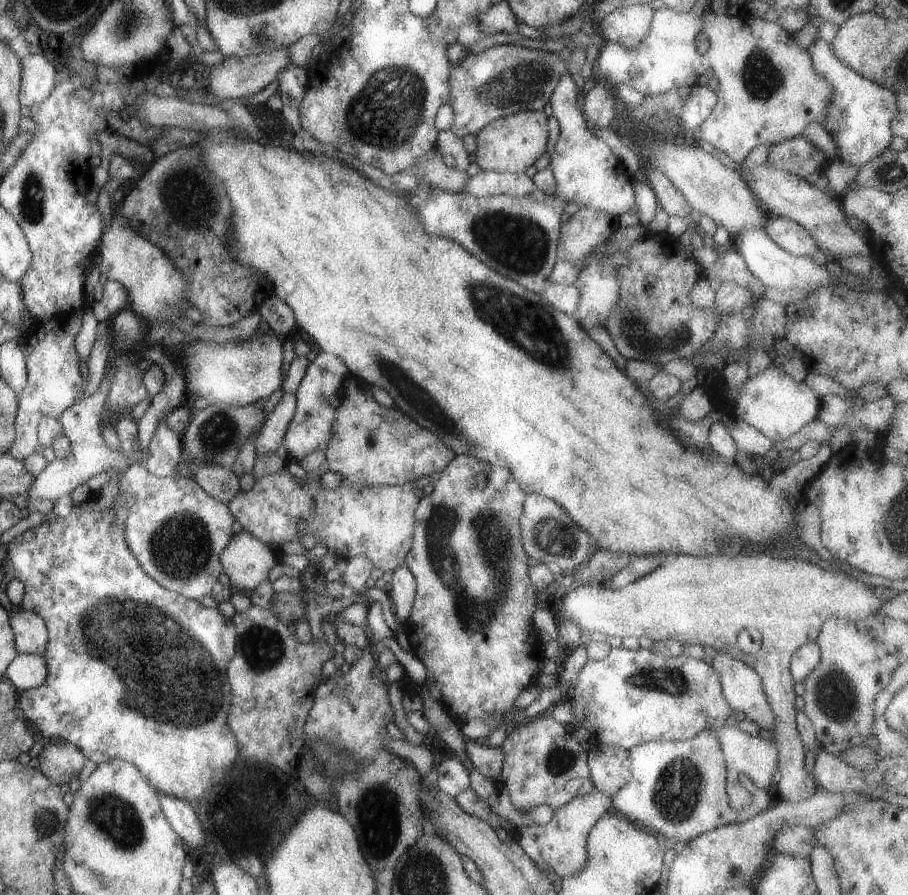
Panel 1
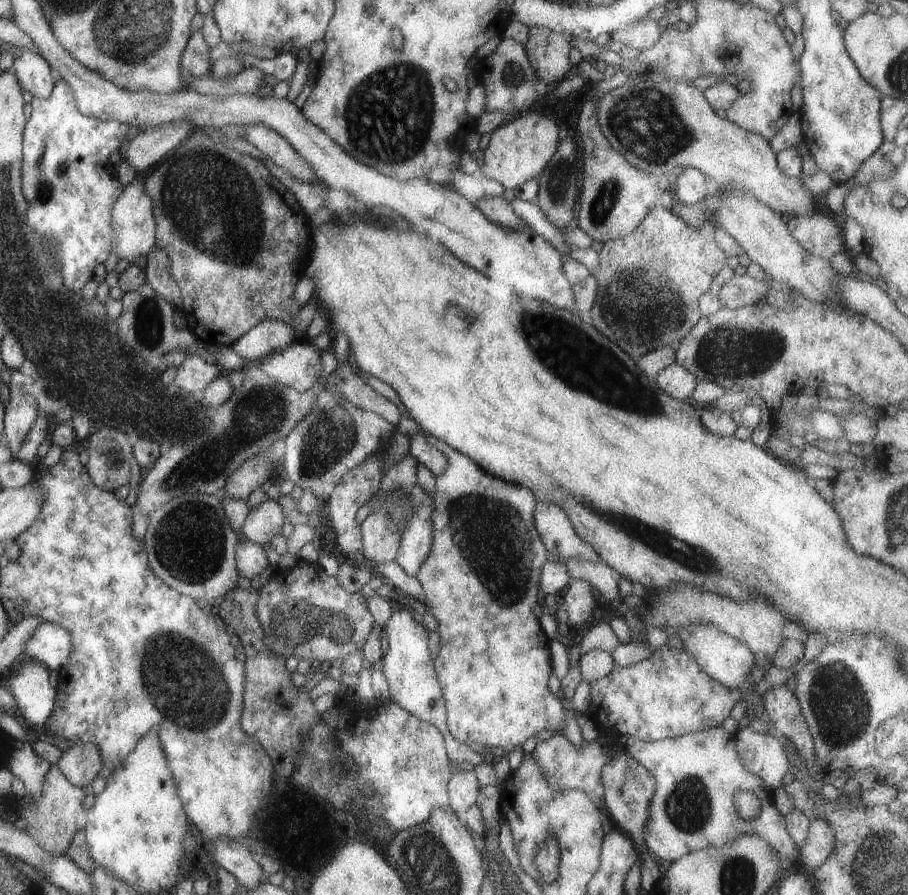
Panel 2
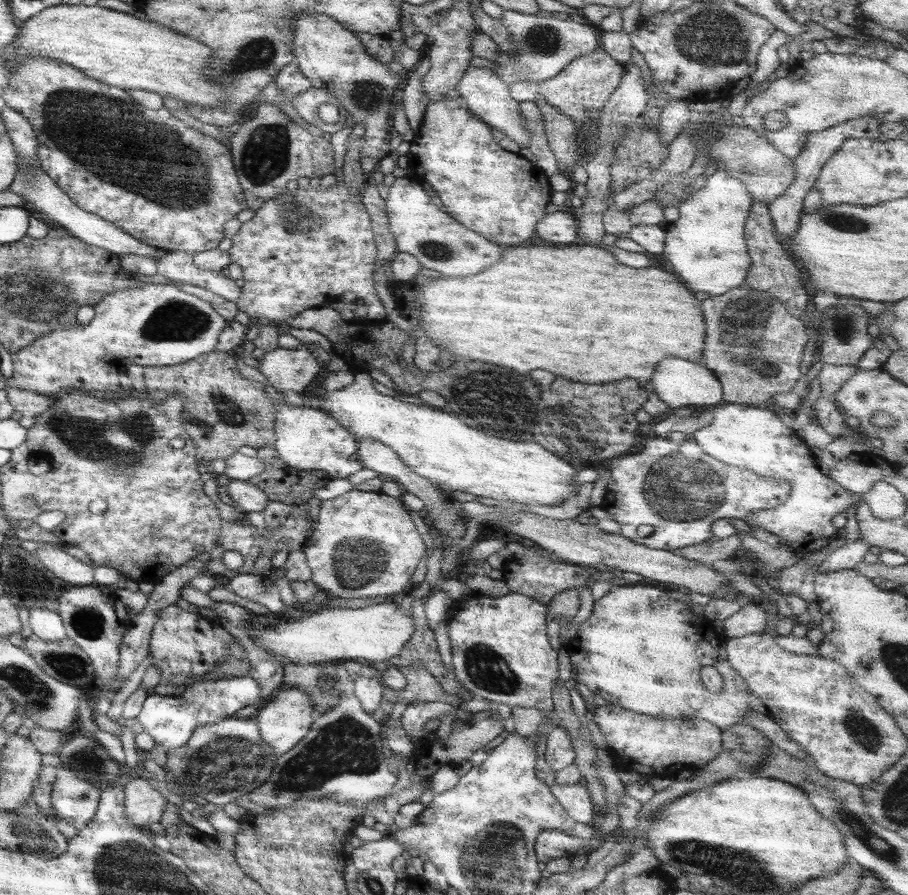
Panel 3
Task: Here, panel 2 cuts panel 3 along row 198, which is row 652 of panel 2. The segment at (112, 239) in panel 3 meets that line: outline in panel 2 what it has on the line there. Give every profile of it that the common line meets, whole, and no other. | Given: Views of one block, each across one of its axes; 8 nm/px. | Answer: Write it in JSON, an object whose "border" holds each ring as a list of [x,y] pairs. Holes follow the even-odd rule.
{"border":[[[44,621],[31,634],[23,652],[28,658],[44,663],[50,670],[59,670],[68,662],[71,650],[71,634],[59,624]]]}

